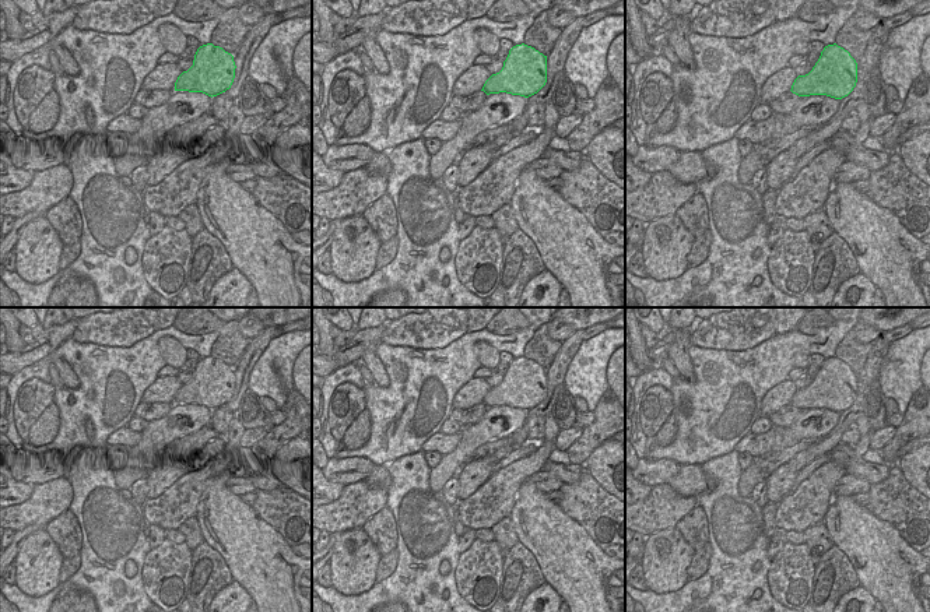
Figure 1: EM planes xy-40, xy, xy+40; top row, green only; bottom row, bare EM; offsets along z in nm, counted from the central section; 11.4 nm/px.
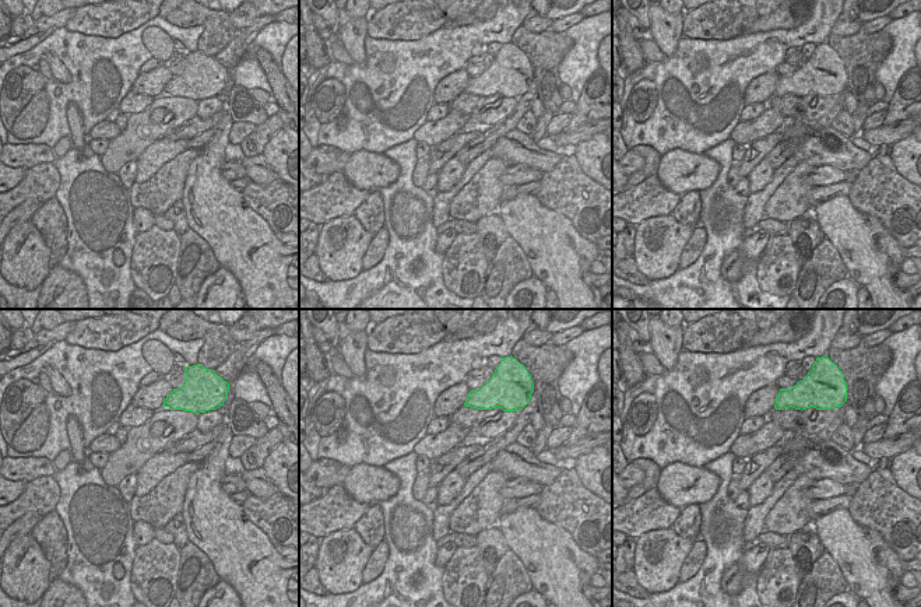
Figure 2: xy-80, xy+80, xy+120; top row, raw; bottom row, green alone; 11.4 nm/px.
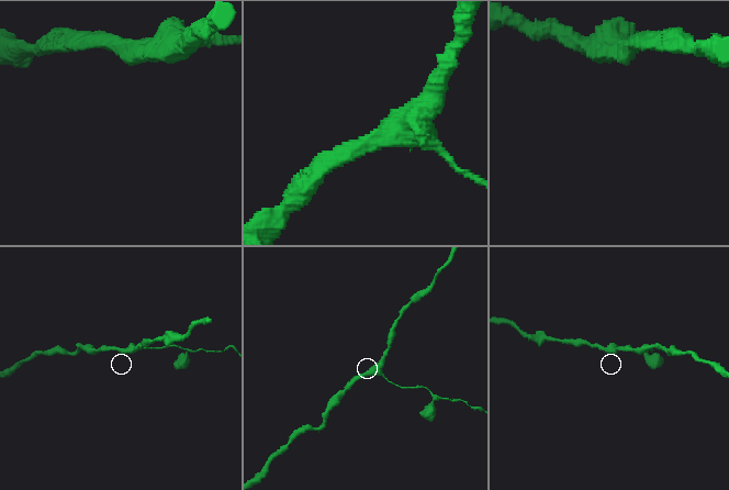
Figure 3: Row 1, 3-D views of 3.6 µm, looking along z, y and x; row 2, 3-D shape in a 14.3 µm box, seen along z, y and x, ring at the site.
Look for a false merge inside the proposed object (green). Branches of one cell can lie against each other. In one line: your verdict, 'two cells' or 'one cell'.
two cells

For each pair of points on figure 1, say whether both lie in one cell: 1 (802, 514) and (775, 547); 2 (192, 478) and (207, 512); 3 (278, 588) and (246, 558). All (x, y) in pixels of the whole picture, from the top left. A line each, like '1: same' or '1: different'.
1: different
2: different
3: same

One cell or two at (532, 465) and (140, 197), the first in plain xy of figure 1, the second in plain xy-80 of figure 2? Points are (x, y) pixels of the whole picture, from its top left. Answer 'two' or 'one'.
one

